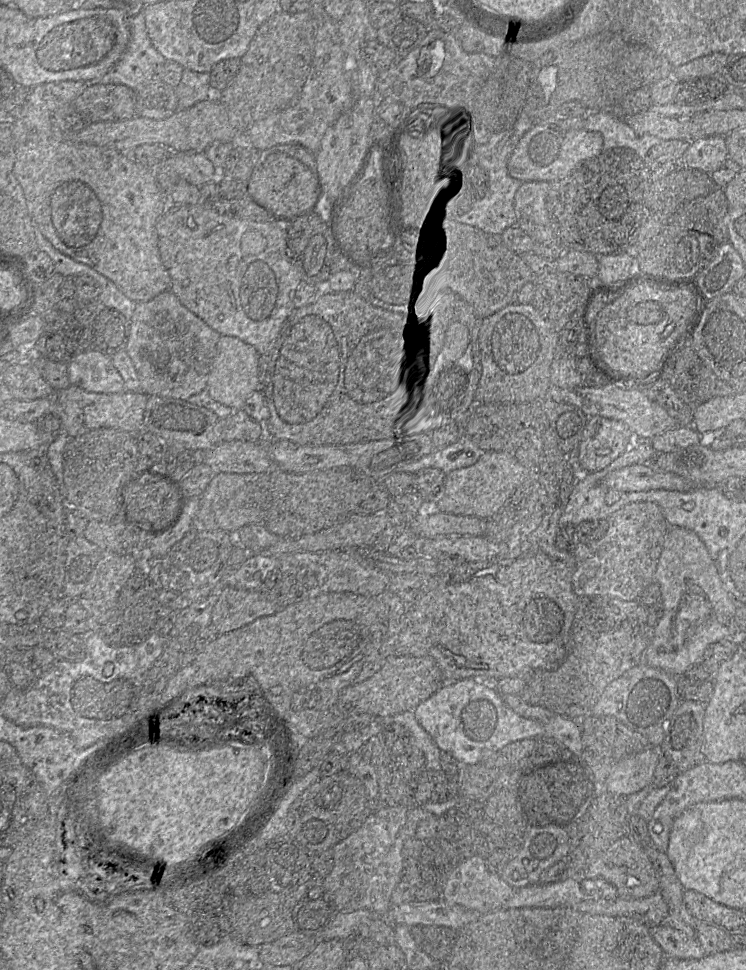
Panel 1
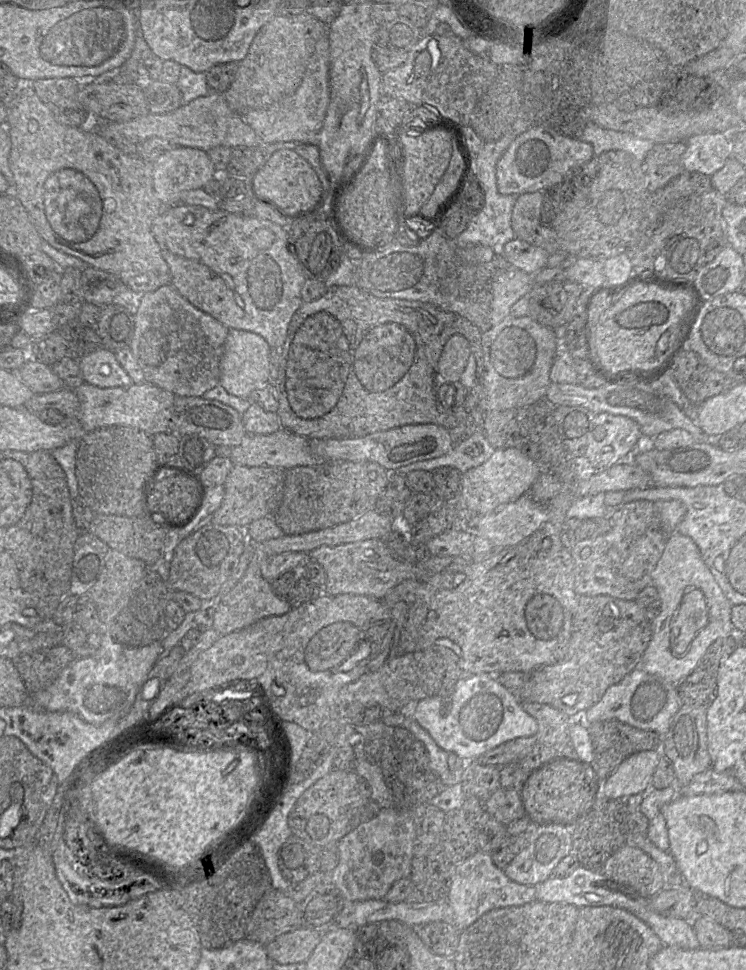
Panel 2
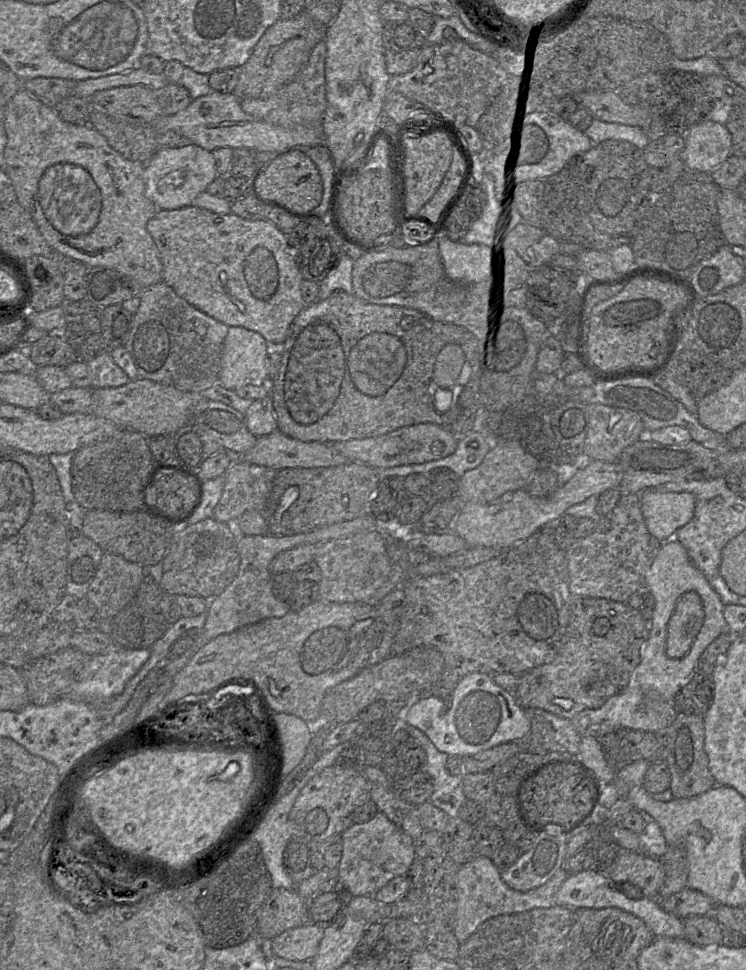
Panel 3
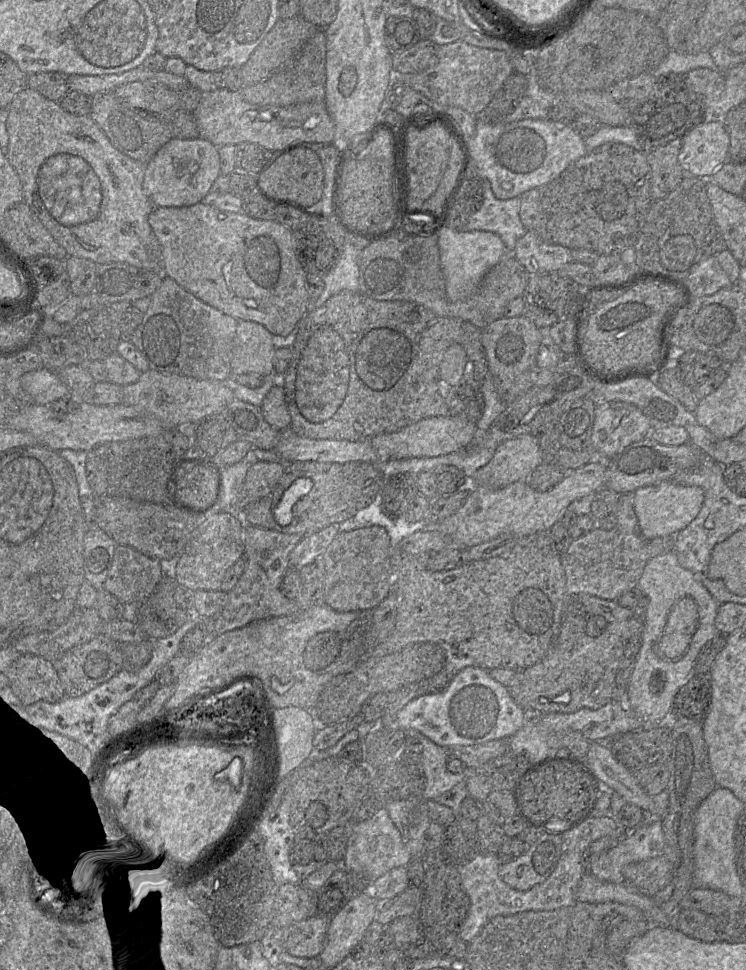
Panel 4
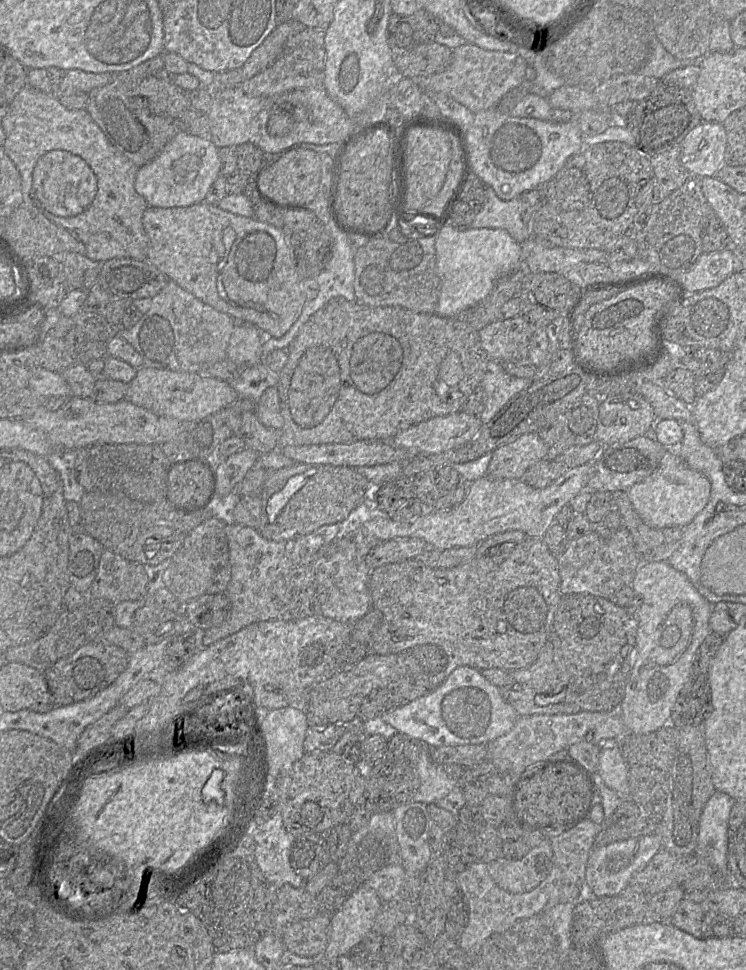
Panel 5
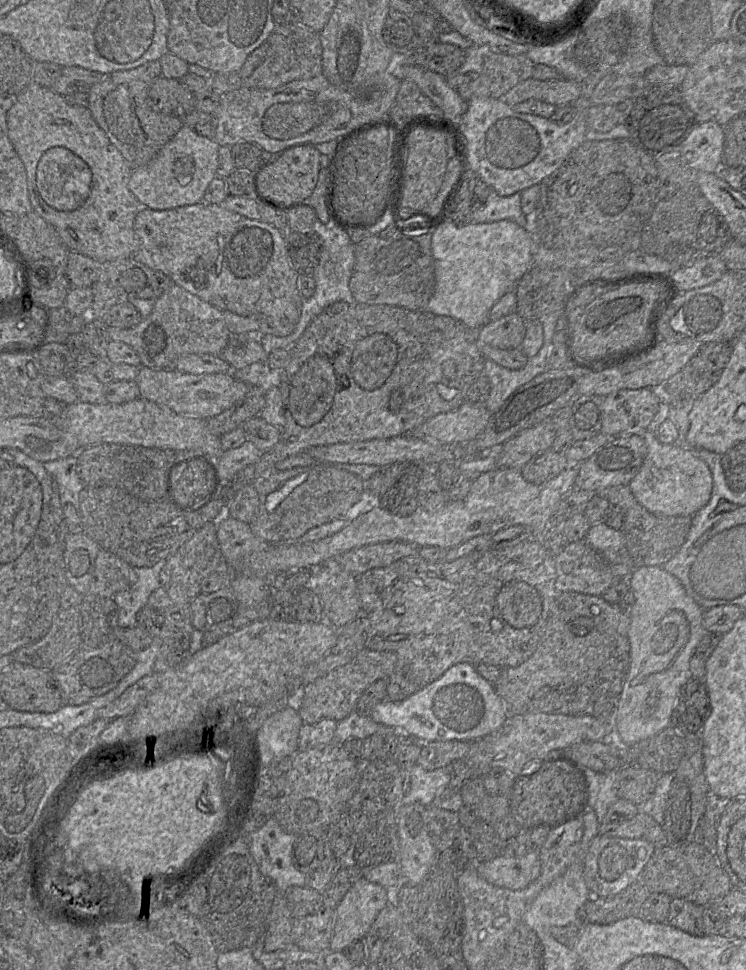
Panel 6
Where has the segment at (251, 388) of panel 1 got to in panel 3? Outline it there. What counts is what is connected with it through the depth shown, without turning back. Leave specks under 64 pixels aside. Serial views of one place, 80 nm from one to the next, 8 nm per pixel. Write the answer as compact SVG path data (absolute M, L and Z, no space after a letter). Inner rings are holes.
M230 327L222 355L218 383L237 391L246 385L263 385L268 376L269 344L257 332Z

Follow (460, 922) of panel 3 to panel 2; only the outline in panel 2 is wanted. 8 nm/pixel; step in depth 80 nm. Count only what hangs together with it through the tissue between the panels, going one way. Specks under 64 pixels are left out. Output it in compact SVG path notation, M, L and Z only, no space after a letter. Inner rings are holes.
M477 852L472 857L453 866L453 880L447 902L453 909L454 925L463 931L484 914L492 910L521 906L535 900L535 886L526 886L510 880L497 868L491 854Z

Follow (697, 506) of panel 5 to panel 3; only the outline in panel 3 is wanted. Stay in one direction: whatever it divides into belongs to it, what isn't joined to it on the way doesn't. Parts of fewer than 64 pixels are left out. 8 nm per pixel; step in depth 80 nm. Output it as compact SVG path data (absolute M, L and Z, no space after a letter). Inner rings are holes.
M653 489L641 492L640 502L647 530L661 542L672 539L693 518L696 505L692 493Z

